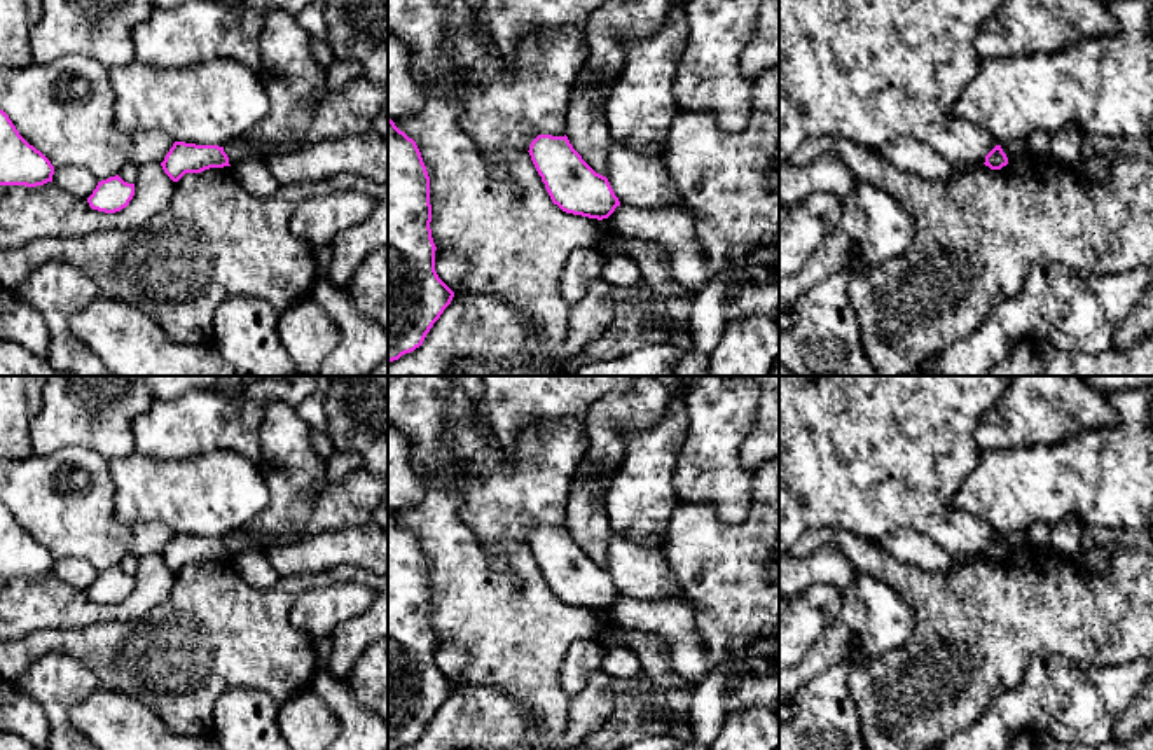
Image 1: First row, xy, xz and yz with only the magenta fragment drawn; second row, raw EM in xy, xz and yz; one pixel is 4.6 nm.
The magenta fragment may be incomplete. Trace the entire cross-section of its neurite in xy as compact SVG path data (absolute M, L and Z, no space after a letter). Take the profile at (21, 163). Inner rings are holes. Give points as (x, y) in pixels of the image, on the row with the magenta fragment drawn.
M0 110L0 185L37 187L52 182L54 166L30 145Z

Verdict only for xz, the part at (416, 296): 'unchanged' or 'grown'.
unchanged

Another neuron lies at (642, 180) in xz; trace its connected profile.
M610 138L606 163L606 178L620 205L641 210L681 205L667 171L666 154L639 154Z

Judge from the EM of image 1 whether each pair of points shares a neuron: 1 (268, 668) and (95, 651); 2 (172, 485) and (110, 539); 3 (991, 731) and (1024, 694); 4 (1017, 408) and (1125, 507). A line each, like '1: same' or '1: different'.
1: same
2: different
3: same
4: different

